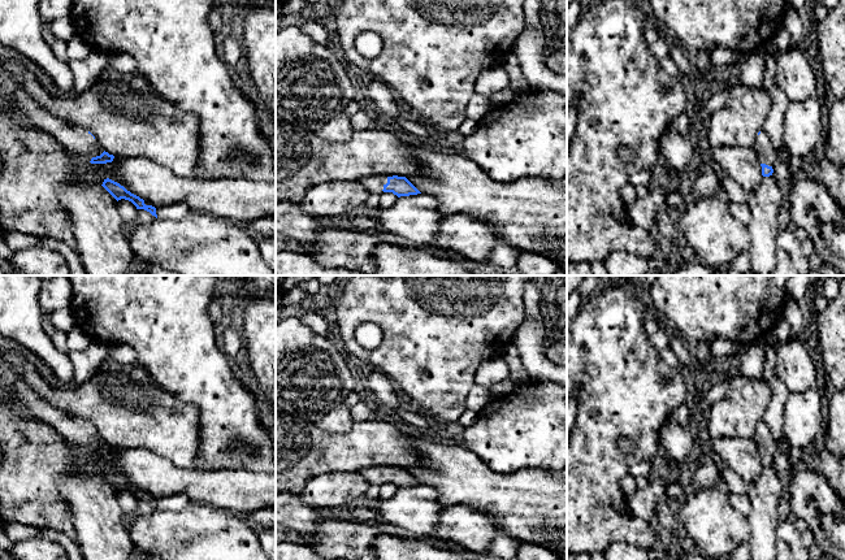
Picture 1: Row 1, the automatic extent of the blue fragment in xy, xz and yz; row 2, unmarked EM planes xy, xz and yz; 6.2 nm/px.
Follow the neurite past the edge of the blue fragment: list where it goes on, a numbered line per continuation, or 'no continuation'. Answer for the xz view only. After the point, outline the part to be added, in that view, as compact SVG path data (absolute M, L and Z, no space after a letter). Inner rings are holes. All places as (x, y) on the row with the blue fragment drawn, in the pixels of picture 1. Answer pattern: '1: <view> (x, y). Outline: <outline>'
1: xz (375, 183). Outline: M370 175L361 178L359 183L369 192L380 195L384 192L384 186L387 183L389 175Z

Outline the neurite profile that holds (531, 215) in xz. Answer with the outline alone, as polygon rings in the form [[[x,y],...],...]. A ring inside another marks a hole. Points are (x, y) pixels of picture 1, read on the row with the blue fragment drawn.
[[[408,146],[420,172],[406,177],[421,194],[433,195],[442,216],[463,212],[489,221],[502,242],[520,252],[534,252],[552,260],[567,272],[567,177],[563,179],[526,178],[498,182],[464,155],[430,152]]]

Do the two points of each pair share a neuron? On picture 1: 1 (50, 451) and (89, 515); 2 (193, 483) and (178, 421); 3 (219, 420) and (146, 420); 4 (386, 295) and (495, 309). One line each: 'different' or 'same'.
1: different
2: different
3: different
4: same

